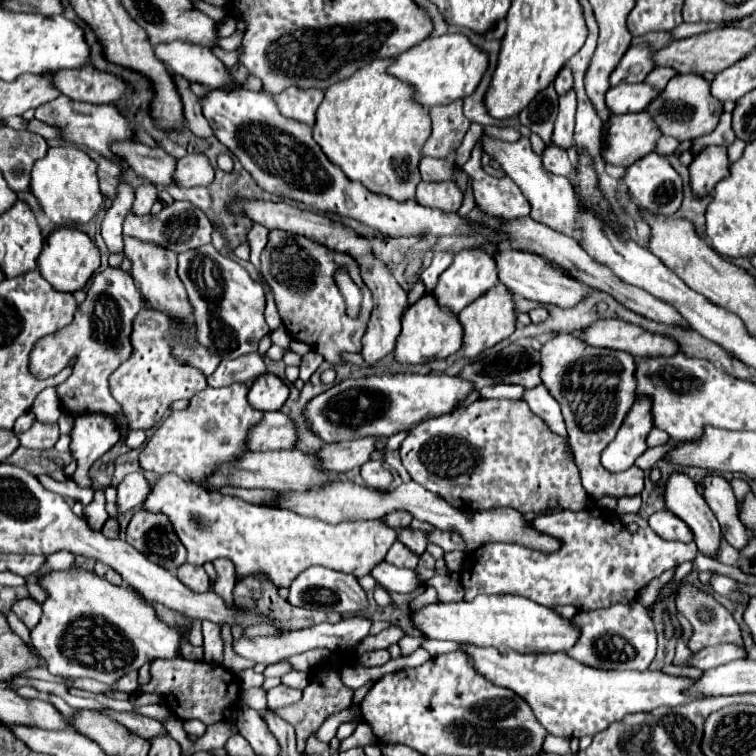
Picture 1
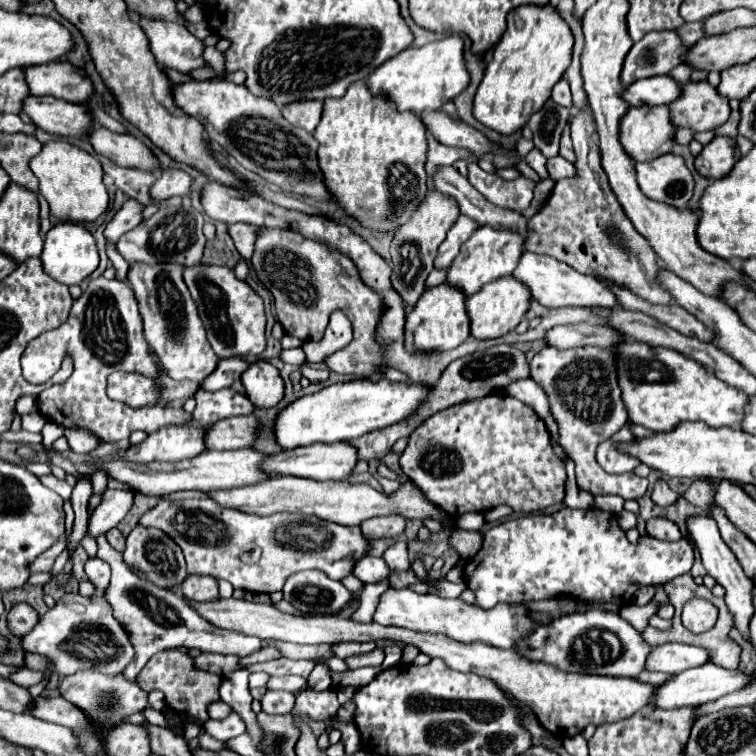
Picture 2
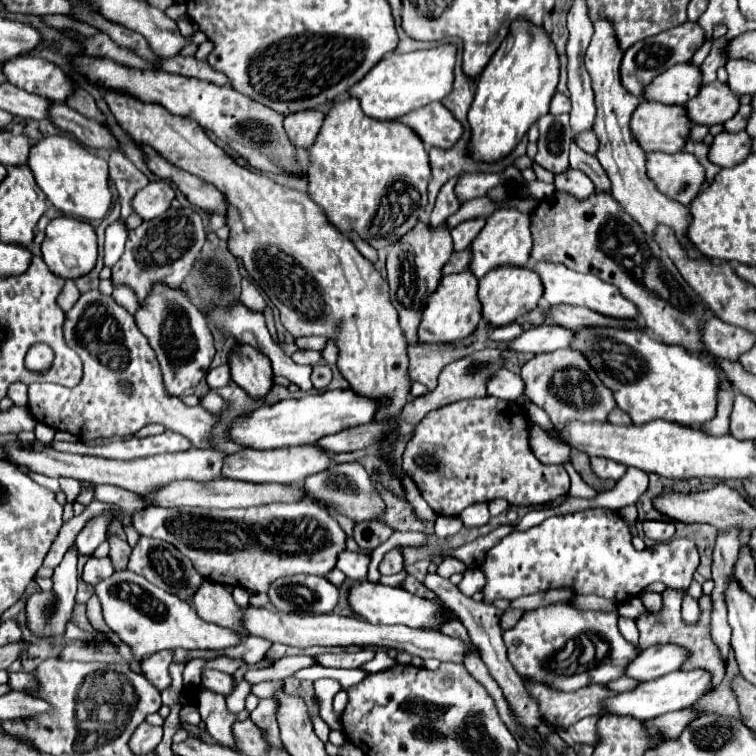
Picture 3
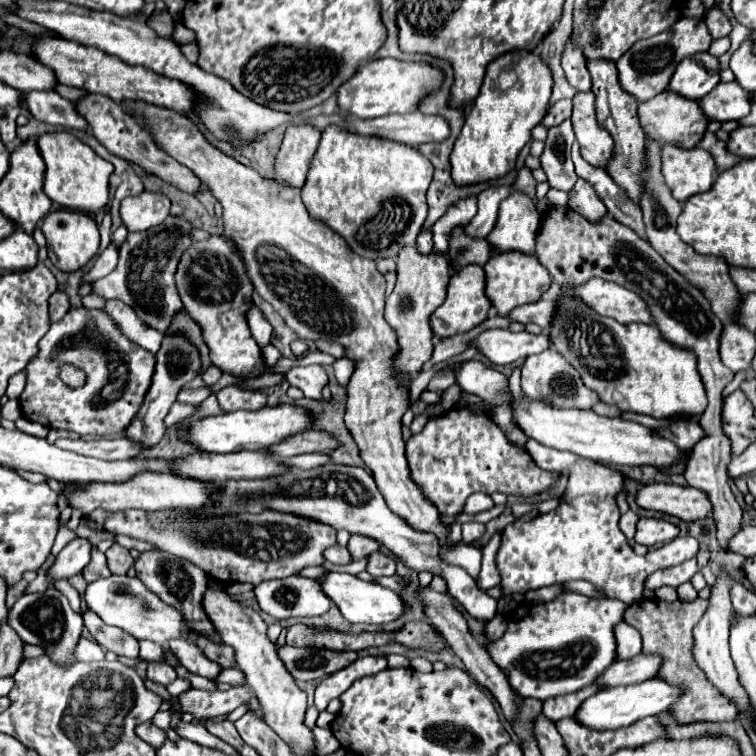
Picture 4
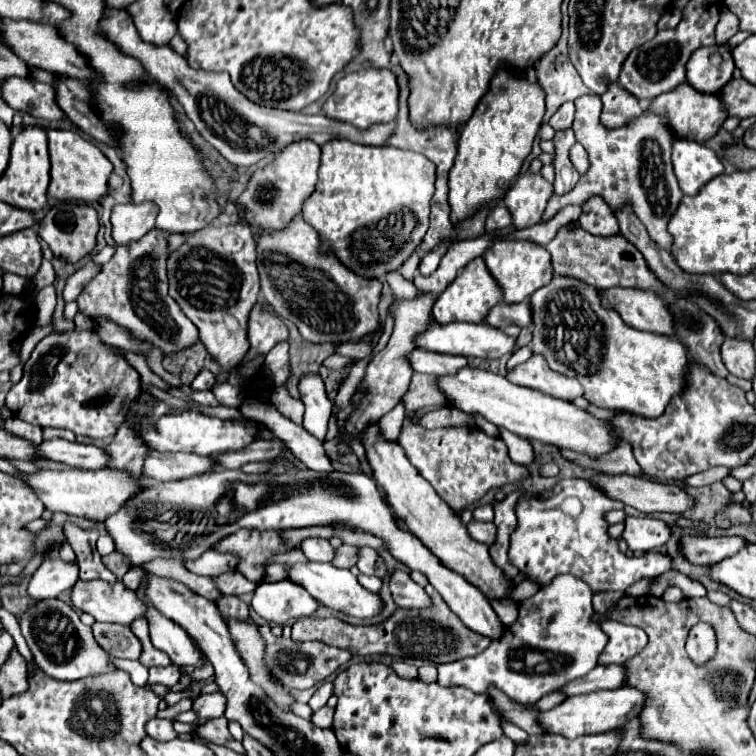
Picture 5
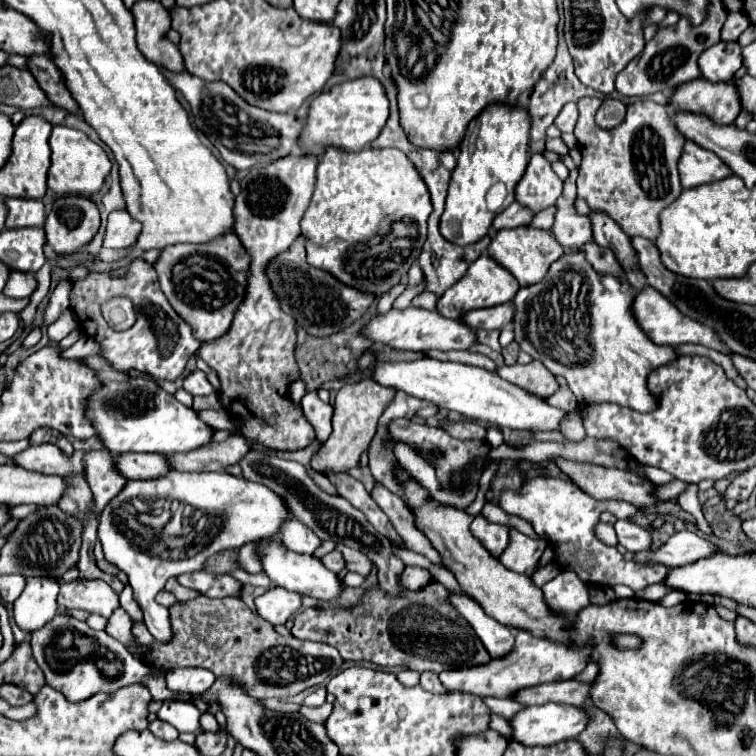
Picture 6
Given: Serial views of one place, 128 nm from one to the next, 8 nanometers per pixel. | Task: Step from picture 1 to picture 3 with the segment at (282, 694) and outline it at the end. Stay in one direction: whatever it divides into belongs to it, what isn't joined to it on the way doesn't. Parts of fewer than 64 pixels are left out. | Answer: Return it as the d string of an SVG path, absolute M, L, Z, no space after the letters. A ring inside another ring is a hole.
M266 698L266 700L260 700L258 706L250 712L250 720L260 728L264 730L264 740L274 746L274 748L282 748L282 740L278 736L278 728L276 728L276 700L272 698Z

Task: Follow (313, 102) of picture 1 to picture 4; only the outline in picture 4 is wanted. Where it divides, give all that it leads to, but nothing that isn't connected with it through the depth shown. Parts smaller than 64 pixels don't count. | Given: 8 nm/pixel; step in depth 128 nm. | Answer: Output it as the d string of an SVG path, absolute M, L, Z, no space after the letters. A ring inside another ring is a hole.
M290 126L286 128L284 142L276 154L274 162L274 180L284 186L302 188L306 174L310 170L310 160L320 142L320 132L308 126ZM296 178L296 180L284 180Z

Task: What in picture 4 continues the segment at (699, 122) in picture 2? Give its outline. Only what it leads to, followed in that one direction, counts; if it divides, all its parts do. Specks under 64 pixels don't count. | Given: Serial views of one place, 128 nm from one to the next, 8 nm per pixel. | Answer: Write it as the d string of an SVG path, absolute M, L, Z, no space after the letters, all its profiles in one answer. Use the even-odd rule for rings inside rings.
M720 82L704 100L700 100L700 106L710 120L740 120L748 116L752 106L752 94L740 88L740 84L734 82Z

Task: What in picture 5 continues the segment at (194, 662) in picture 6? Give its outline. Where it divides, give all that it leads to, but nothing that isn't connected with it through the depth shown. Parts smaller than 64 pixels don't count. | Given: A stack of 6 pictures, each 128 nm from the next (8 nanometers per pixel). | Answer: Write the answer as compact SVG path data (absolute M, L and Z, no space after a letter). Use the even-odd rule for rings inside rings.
M222 596L218 600L214 600L214 604L218 606L220 614L224 618L236 618L236 620L250 620L250 610L248 604L244 604L238 596ZM268 624L258 626L258 632L262 634L264 644L266 644L264 662L272 674L272 678L290 690L294 690L294 688L306 690L306 688L312 688L314 684L320 684L322 680L330 678L342 664L346 664L352 658L350 652L328 646L324 642L294 642L290 638L276 638Z

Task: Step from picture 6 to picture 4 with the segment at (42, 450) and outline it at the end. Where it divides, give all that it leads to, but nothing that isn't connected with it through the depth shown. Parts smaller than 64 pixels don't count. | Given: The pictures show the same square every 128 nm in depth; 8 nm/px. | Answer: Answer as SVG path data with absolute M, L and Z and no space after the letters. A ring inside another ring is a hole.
M124 436L118 438L102 438L102 440L70 440L70 438L60 438L56 440L56 446L62 450L70 450L80 456L90 456L90 458L100 458L100 460L128 460L144 450L138 444L132 444L130 440L124 440Z

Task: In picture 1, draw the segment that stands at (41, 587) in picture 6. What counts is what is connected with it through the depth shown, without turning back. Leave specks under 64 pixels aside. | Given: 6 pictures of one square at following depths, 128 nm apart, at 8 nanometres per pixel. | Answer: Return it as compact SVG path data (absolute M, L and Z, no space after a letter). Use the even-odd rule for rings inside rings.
M140 472L128 474L116 486L116 508L118 508L118 514L126 514L126 512L138 508L140 504L144 504L148 492L150 492L150 486L148 486L146 478Z

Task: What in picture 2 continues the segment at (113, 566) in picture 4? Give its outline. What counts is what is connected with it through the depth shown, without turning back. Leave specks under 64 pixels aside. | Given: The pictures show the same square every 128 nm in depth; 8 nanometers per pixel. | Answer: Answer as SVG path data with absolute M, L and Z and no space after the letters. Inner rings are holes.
M114 528L112 532L108 532L106 538L108 538L108 542L110 542L112 548L116 548L118 552L124 552L124 548L126 548L126 538L120 534L118 528Z

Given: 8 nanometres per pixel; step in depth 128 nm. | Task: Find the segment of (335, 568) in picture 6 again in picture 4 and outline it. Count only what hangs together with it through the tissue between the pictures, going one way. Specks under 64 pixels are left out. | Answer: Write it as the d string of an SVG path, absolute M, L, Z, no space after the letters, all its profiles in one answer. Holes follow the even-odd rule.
M350 536L350 542L348 542L348 552L350 552L350 556L352 556L352 560L356 562L356 560L362 560L364 556L368 556L368 554L372 554L374 550L378 550L380 548L380 544L376 544L376 540L368 540L366 536Z

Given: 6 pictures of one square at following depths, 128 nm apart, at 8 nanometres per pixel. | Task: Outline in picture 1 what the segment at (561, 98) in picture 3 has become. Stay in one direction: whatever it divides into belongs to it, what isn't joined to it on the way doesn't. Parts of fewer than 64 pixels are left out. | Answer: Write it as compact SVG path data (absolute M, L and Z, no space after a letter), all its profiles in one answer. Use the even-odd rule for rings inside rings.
M568 66L558 72L558 76L554 80L554 88L556 88L556 94L560 94L560 96L572 90L572 72L568 72Z

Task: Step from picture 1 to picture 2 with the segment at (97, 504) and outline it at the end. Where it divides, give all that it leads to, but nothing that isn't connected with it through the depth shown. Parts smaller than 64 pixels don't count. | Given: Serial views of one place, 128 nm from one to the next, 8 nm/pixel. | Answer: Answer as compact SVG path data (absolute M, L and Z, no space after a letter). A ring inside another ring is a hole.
M100 536L98 540L98 558L110 564L112 578L104 592L108 604L114 610L116 620L124 626L128 632L128 638L132 640L132 646L136 650L134 660L124 668L124 676L128 680L136 680L136 674L144 668L144 664L156 654L166 648L198 648L200 652L220 652L220 654L236 654L236 656L248 656L260 648L260 640L254 636L246 636L232 630L222 630L204 620L186 600L184 596L178 596L170 590L156 588L152 582L140 578L134 574L122 560L122 554L112 550L112 546L106 542L106 536Z

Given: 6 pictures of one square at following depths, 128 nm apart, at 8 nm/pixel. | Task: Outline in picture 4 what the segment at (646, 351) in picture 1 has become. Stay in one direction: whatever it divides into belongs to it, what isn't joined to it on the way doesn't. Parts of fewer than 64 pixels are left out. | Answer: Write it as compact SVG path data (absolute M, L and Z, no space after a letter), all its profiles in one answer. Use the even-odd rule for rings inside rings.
M504 328L484 330L480 336L470 340L470 346L484 354L492 364L512 364L516 360L524 360L526 356L550 348L546 334L540 336L528 332L514 334Z

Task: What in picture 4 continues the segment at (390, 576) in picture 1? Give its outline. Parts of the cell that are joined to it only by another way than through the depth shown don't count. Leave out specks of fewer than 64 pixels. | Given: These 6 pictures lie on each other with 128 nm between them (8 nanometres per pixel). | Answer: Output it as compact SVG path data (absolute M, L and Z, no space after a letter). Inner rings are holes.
M334 544L330 548L324 550L324 560L330 562L330 564L348 564L350 562L350 556L348 556L348 550Z

